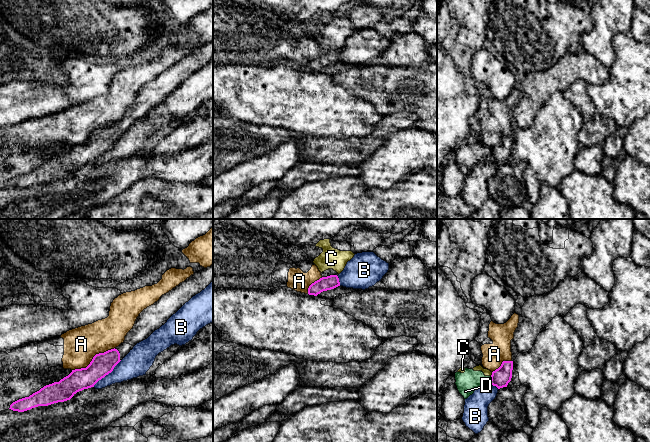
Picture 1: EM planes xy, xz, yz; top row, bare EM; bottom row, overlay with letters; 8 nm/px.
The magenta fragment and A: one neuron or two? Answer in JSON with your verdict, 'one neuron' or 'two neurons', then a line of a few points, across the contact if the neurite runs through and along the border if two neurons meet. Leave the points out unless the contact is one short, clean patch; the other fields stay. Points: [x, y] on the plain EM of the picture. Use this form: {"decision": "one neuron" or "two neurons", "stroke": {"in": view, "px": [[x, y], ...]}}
{"decision": "two neurons", "stroke": {"in": "xy", "px": [[114, 123], [97, 129], [85, 143], [72, 146]]}}

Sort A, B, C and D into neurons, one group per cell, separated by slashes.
A / B / C D

